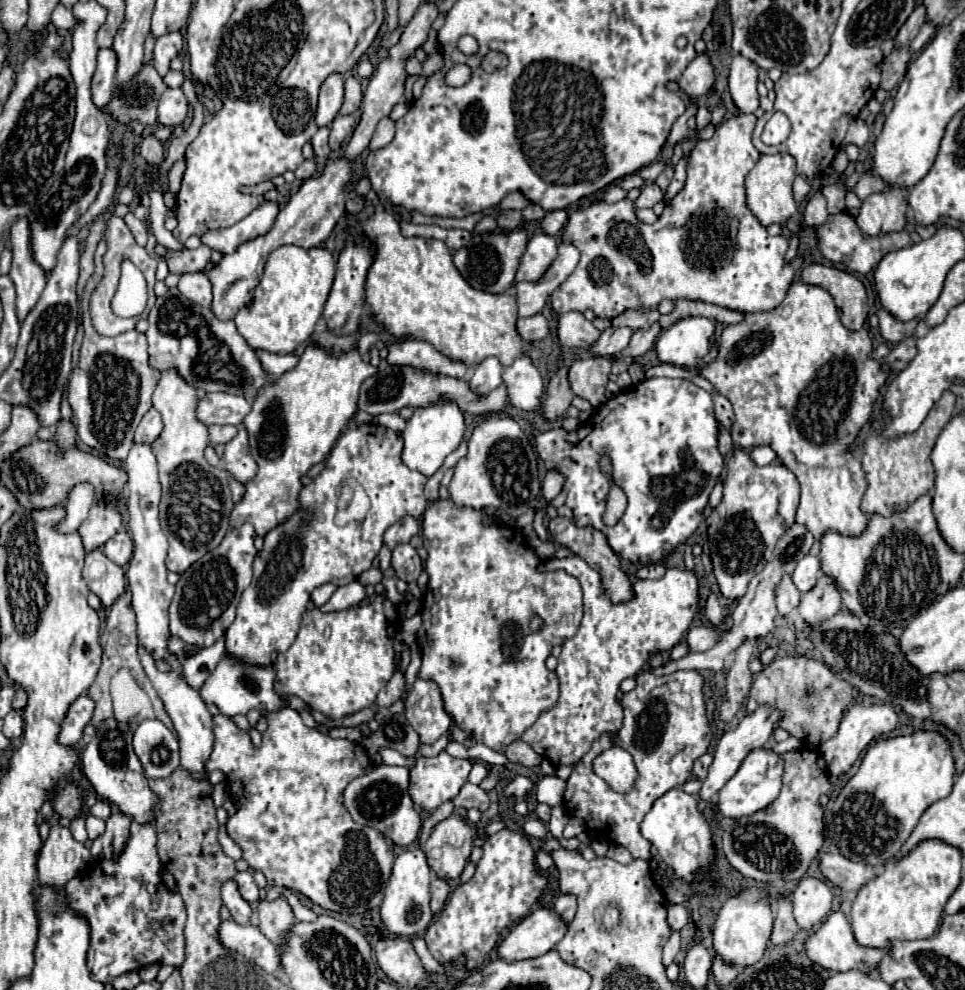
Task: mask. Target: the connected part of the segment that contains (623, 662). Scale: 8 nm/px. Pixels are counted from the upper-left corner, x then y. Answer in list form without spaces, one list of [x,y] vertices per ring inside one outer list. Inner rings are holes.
[[[578,556],[544,560],[538,570],[562,570],[578,578],[584,592],[584,618],[576,636],[562,644],[562,652],[558,656],[558,704],[544,712],[536,724],[522,734],[522,740],[558,768],[576,766],[590,752],[590,746],[602,734],[608,734],[612,738],[612,746],[594,758],[592,770],[616,792],[628,792],[636,780],[636,766],[632,756],[616,744],[616,734],[622,728],[624,718],[624,710],[616,694],[620,690],[620,682],[628,676],[636,676],[650,660],[652,652],[668,652],[686,636],[698,608],[698,578],[690,570],[668,568],[660,580],[636,582],[634,600],[614,606],[600,588],[598,572]]]

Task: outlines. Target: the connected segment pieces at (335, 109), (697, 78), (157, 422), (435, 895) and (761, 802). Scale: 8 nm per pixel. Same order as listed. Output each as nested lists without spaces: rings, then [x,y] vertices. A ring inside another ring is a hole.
[[[330,74],[320,88],[318,110],[316,110],[316,124],[318,126],[328,126],[328,128],[332,126],[336,114],[340,112],[342,98],[344,98],[344,76]]]
[[[700,54],[690,62],[682,78],[678,82],[670,82],[668,86],[670,90],[680,90],[690,98],[698,98],[710,90],[712,82],[714,82],[714,72],[712,72],[710,58],[706,54]]]
[[[150,408],[134,432],[134,444],[138,444],[138,442],[150,442],[152,444],[160,436],[162,428],[164,426],[162,426],[160,414],[154,408]]]
[[[432,878],[432,886],[430,886],[430,894],[432,894],[432,902],[430,902],[430,908],[432,908],[432,914],[438,914],[448,898],[448,892],[450,892],[450,886],[446,880],[440,880],[440,878]]]
[[[760,748],[760,750],[752,750],[742,766],[738,768],[738,772],[726,782],[726,786],[718,792],[718,812],[724,818],[742,818],[742,816],[750,816],[758,810],[764,810],[768,804],[774,802],[774,798],[780,792],[782,786],[782,772],[784,772],[784,762],[778,754]]]

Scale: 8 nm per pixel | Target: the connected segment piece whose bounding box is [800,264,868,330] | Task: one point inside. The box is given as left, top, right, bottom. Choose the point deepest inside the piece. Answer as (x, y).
(848, 293)

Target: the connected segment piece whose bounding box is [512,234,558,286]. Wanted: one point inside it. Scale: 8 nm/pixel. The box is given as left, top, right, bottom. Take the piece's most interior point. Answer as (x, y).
(541, 250)

